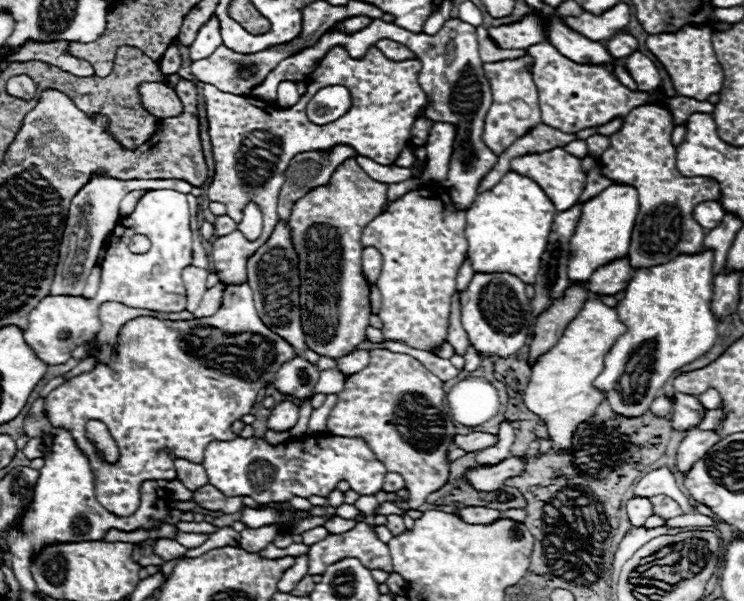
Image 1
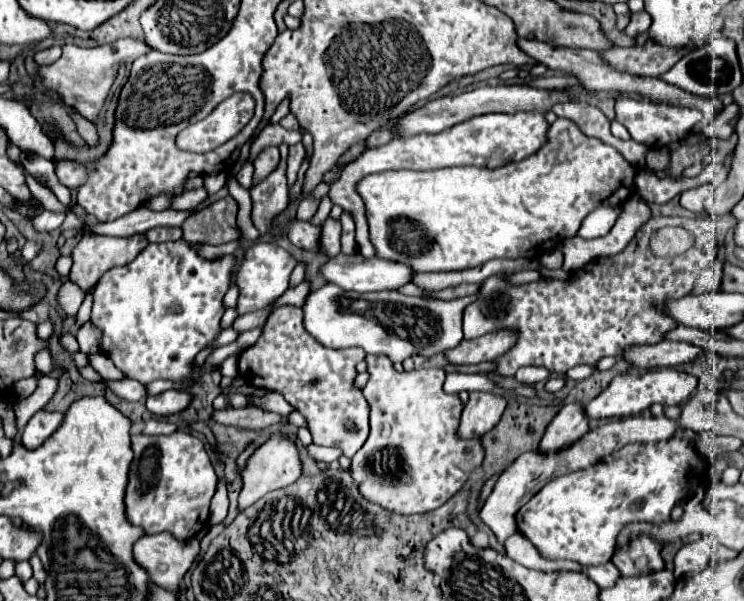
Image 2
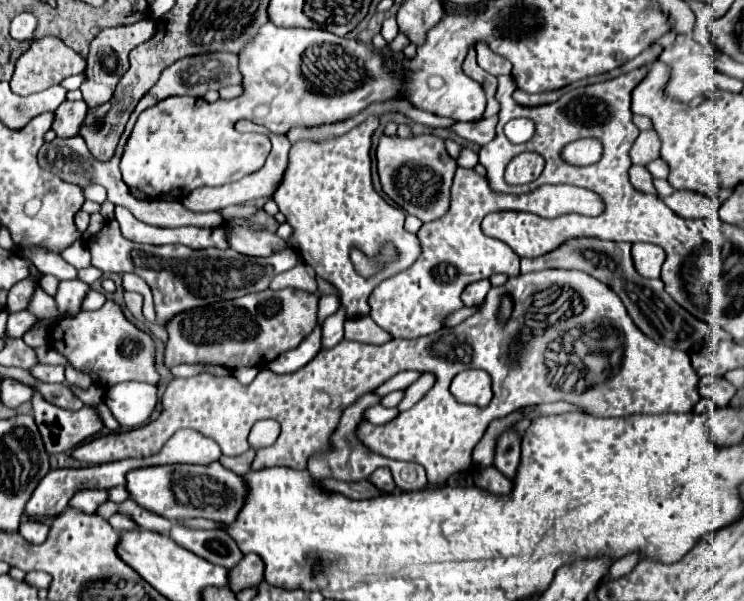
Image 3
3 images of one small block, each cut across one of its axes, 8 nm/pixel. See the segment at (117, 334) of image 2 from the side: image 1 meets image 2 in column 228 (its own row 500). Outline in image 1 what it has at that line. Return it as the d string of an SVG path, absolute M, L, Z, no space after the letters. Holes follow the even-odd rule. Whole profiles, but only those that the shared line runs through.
M320 434L320 436L304 436L300 442L288 440L280 446L270 446L262 438L236 438L228 442L210 442L204 450L204 462L202 462L208 482L218 488L224 496L250 496L260 504L284 504L292 496L328 496L330 490L336 488L340 480L346 480L354 492L360 496L372 496L382 488L382 480L386 476L386 468L380 464L380 460L370 452L366 442L362 438L346 438L346 436L334 436L334 434Z

